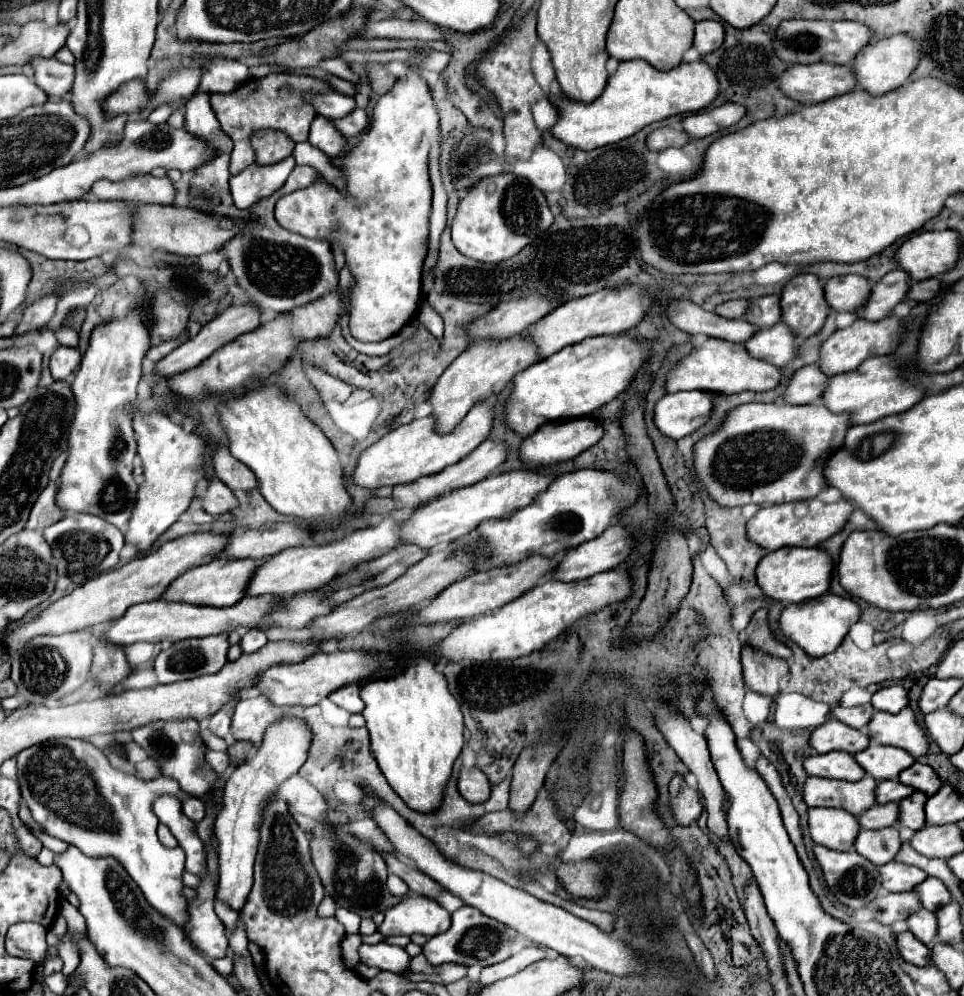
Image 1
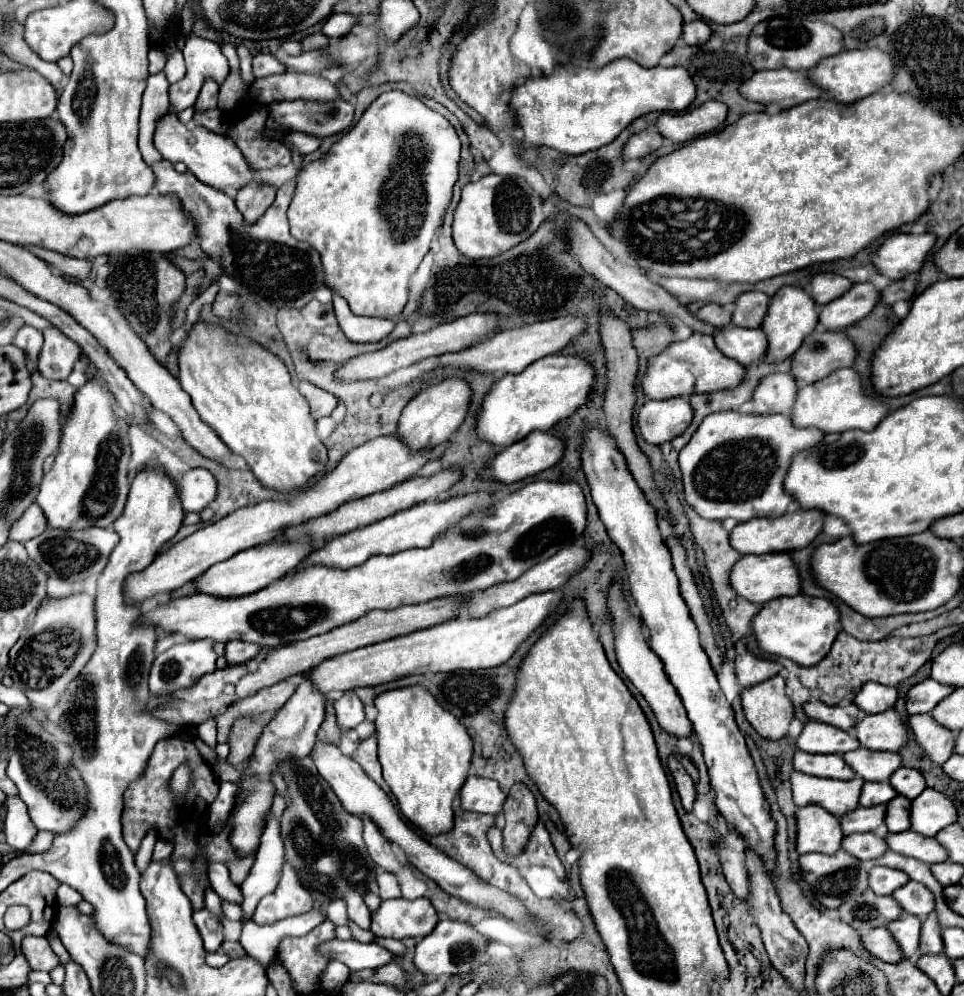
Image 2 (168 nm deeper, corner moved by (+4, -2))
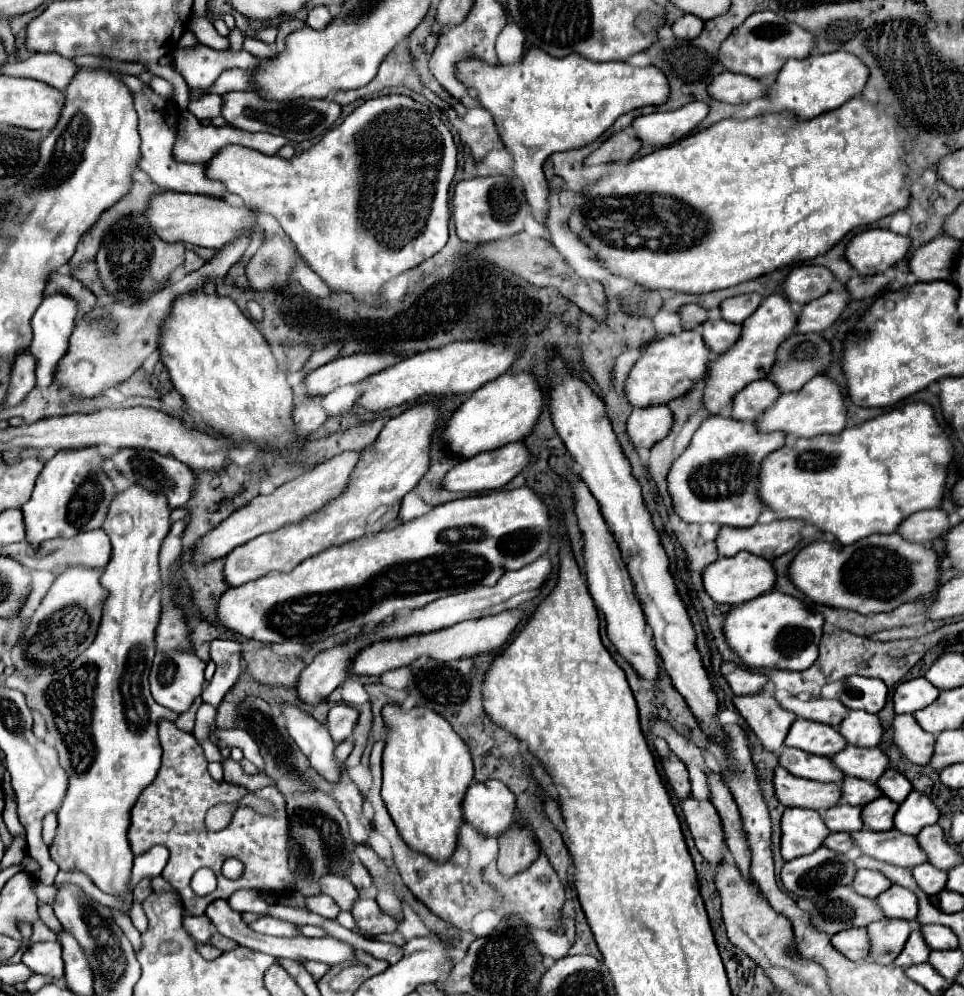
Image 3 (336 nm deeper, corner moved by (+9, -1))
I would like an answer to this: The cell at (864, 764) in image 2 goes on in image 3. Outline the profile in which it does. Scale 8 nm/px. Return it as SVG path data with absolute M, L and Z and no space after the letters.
M847 746L833 756L835 766L847 774L867 782L877 782L877 778L889 768L889 758L879 748L857 748Z

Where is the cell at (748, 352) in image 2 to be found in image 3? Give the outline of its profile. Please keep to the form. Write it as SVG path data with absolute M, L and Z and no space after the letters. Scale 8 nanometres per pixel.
M707 320L701 324L703 340L715 354L725 354L741 336L741 326L725 320Z

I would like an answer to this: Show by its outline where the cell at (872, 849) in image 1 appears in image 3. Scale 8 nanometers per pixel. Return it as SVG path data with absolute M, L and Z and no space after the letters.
M835 832L835 834L829 834L829 838L825 838L823 846L845 854L845 852L849 852L853 848L853 838L849 834L845 834L845 832Z

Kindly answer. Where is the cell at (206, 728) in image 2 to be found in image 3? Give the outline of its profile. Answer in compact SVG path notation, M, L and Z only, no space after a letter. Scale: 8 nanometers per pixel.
M213 640L211 642L211 660L217 664L215 676L209 686L203 690L203 702L219 706L223 696L239 680L241 674L241 644L235 640Z

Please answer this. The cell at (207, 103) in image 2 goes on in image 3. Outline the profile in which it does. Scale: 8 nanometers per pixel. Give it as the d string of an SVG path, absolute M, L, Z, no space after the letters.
M203 44L195 46L195 50L175 50L175 64L177 70L183 74L191 90L209 90L219 77L219 74L227 68L255 68L259 64L259 58L253 54L241 50L211 50Z

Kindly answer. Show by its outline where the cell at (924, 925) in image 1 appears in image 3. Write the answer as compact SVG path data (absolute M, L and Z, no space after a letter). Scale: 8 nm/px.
M883 918L879 922L871 922L867 926L867 932L871 940L869 960L891 964L901 954L911 934L911 922L903 918Z

